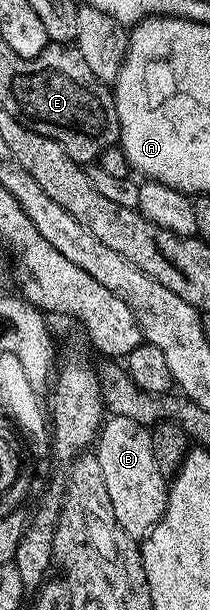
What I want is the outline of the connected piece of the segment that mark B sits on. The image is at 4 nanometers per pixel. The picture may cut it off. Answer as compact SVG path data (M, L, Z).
M107 416L96 438L96 456L100 472L104 475L104 487L108 487L108 499L112 499L112 511L116 511L116 523L135 539L144 539L156 527L166 510L167 478L152 459L150 429L136 423L136 419Z

